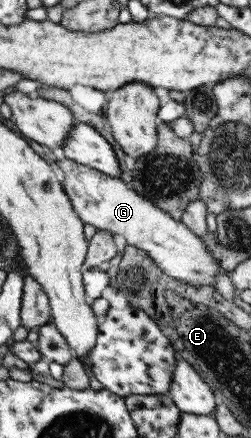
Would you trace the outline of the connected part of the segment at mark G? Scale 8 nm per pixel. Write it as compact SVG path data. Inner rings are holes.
M66 157L55 160L55 164L64 173L62 189L82 224L91 224L96 230L99 228L122 236L126 244L144 250L166 276L188 282L190 286L214 287L214 276L222 272L228 274L220 269L218 259L208 253L204 241L188 230L181 220L174 220L166 211L126 188L120 179L76 164Z

